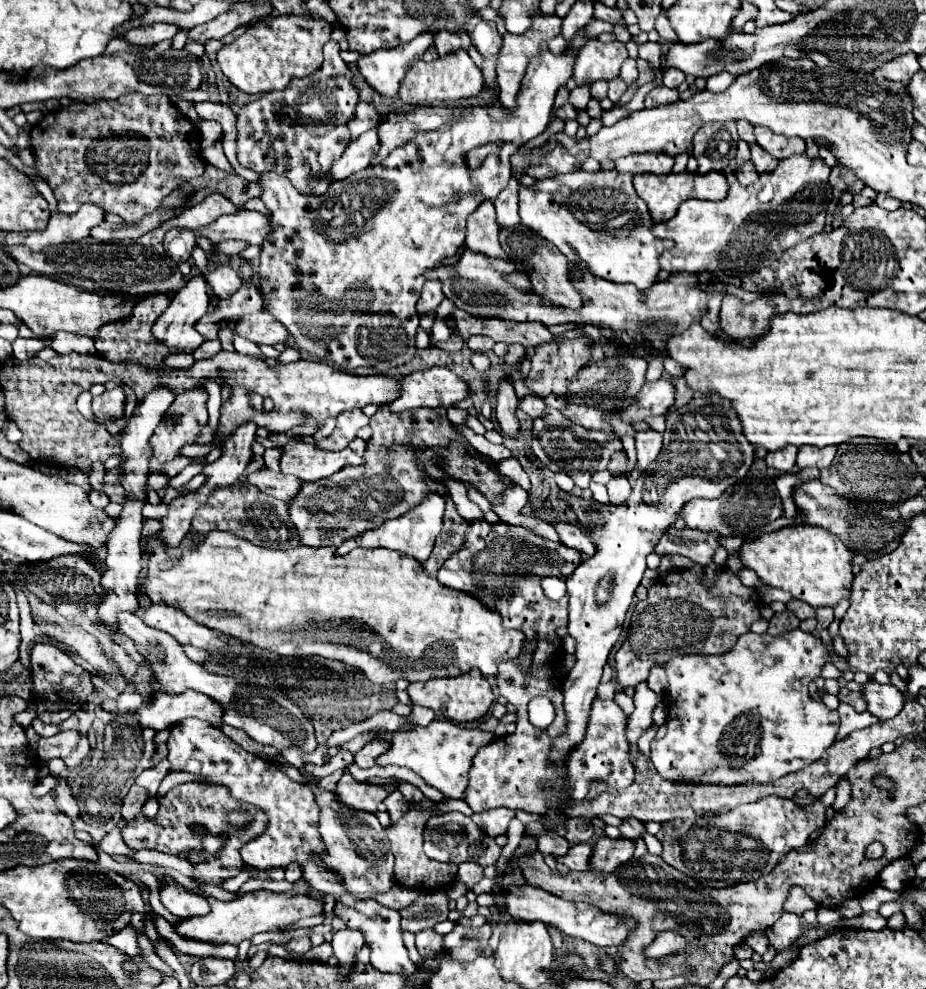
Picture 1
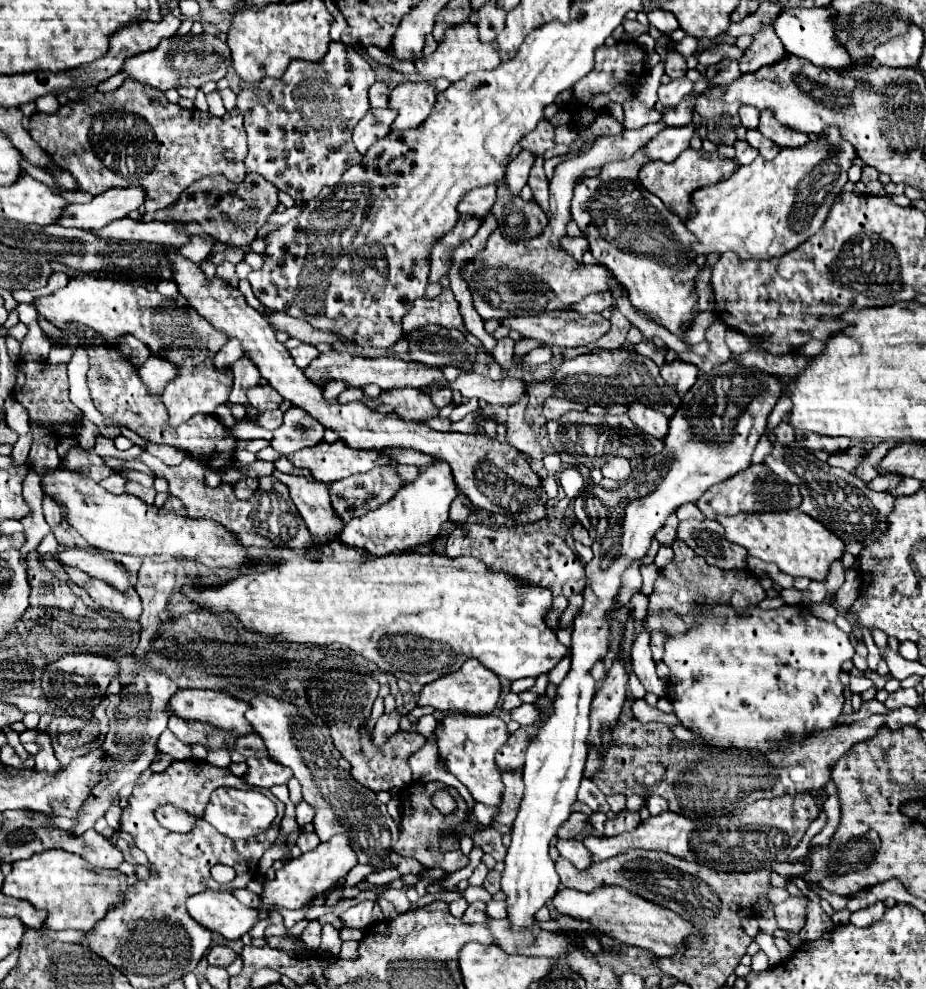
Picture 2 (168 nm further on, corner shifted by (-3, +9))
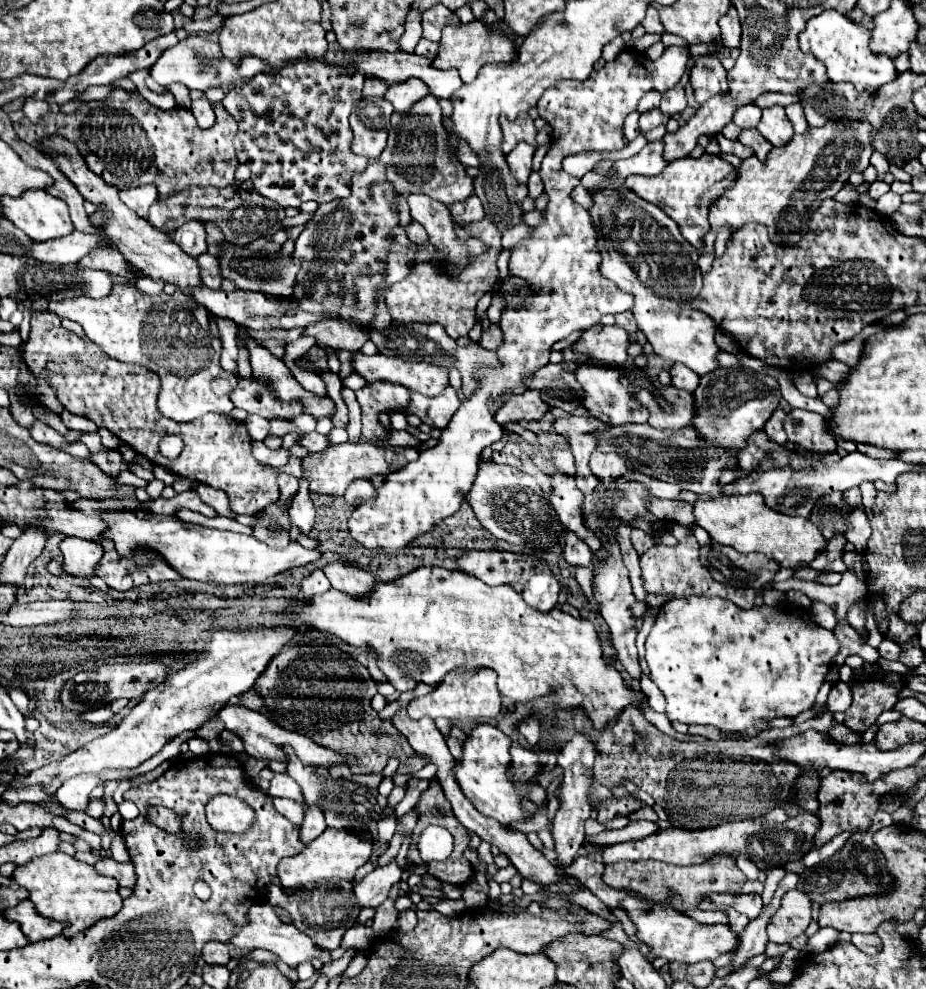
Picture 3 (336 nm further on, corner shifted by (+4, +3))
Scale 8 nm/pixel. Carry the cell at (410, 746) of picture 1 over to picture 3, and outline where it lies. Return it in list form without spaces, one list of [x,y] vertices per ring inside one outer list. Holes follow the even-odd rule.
[[[475,723],[471,733],[467,735],[467,739],[463,743],[463,757],[455,759],[455,765],[451,769],[453,775],[457,777],[457,783],[459,783],[461,791],[465,793],[465,797],[483,815],[497,819],[501,825],[507,825],[511,821],[523,821],[523,819],[529,817],[519,805],[521,797],[529,797],[539,807],[543,807],[547,803],[547,793],[545,793],[545,789],[541,785],[523,783],[521,787],[515,787],[505,777],[505,769],[507,769],[507,765],[511,761],[509,747],[511,747],[511,739],[505,733],[501,733],[497,727],[493,727],[489,723]]]

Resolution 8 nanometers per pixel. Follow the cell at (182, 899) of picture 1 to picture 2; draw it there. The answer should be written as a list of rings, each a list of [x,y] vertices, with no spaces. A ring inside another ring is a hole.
[[[210,889],[188,899],[188,913],[200,925],[224,935],[224,939],[240,939],[256,923],[270,917],[270,911],[250,909],[228,891]]]

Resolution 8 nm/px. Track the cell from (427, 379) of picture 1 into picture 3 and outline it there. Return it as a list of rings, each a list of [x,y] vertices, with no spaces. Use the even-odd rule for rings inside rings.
[[[527,389],[521,395],[505,393],[501,395],[501,405],[495,413],[499,425],[507,425],[511,421],[539,421],[547,413],[547,405],[539,399],[539,391]],[[527,395],[527,399],[523,399]]]

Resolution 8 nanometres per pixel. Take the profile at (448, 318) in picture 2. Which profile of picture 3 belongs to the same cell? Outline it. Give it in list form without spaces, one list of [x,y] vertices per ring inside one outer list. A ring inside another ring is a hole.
[[[485,219],[465,227],[465,231],[469,231],[473,237],[489,245],[489,251],[479,255],[455,281],[451,281],[451,275],[445,271],[445,267],[431,267],[431,263],[411,265],[411,273],[403,281],[391,285],[389,293],[385,295],[393,321],[401,325],[439,323],[445,327],[447,335],[453,339],[465,337],[473,329],[477,301],[495,285],[499,277],[497,257],[501,253],[501,235],[497,233],[497,229],[493,229],[493,223]]]

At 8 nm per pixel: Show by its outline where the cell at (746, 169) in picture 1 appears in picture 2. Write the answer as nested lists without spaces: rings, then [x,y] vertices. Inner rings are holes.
[[[736,141],[734,149],[736,149],[736,163],[738,165],[748,165],[758,157],[758,151],[748,141]]]

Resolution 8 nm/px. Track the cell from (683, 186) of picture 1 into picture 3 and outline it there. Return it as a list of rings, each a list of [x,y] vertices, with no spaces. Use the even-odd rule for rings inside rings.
[[[703,153],[699,159],[685,157],[669,161],[667,167],[653,177],[641,177],[641,175],[627,177],[625,183],[641,199],[665,209],[665,213],[669,213],[669,217],[673,217],[677,225],[681,225],[681,233],[685,233],[685,239],[699,249],[705,233],[709,231],[709,221],[707,221],[709,201],[713,201],[713,197],[719,197],[733,183],[733,177],[735,177],[735,167],[731,163],[727,163],[717,155]]]

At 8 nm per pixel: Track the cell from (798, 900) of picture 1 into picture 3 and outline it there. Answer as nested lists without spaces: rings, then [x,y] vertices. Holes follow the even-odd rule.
[[[739,855],[736,859],[737,866],[745,874],[746,878],[749,880],[756,880],[759,878],[760,870],[759,868],[745,855]]]

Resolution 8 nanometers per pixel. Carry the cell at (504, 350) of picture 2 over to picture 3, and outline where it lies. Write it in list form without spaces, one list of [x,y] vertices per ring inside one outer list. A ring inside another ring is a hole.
[[[491,325],[491,327],[489,327],[489,331],[485,331],[485,333],[483,333],[483,337],[481,337],[479,345],[481,345],[483,349],[495,351],[495,349],[497,349],[497,345],[501,345],[501,341],[503,341],[503,333],[501,333],[501,329],[499,329],[497,325]]]

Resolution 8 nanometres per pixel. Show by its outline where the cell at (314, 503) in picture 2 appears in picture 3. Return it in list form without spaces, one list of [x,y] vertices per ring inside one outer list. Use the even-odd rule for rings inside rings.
[[[335,559],[323,567],[323,573],[331,581],[331,587],[349,593],[353,597],[359,597],[361,593],[367,593],[375,579],[369,571],[357,567],[355,563],[349,563],[345,559]]]

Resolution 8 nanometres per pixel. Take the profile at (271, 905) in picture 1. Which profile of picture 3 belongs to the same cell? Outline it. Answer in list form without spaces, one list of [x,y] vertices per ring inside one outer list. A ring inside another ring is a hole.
[[[325,829],[325,833],[321,837],[317,837],[317,841],[309,843],[299,855],[287,857],[279,863],[277,877],[281,877],[281,889],[283,889],[283,893],[291,895],[291,893],[297,893],[299,889],[303,889],[305,885],[317,883],[317,881],[333,881],[333,879],[351,881],[355,871],[369,861],[371,847],[373,847],[371,839],[361,839],[343,829],[339,829],[339,831]]]

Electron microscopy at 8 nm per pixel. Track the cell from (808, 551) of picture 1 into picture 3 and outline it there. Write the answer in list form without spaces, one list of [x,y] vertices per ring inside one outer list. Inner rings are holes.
[[[759,493],[719,497],[707,501],[699,499],[693,505],[693,513],[697,525],[701,525],[713,541],[729,545],[739,553],[763,553],[777,561],[781,567],[799,569],[803,565],[809,565],[821,551],[827,549],[825,537],[809,519],[789,517],[767,509]]]

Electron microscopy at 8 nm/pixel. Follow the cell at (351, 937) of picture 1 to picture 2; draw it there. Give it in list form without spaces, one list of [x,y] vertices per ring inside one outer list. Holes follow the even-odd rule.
[[[366,899],[360,901],[358,905],[350,907],[344,915],[342,921],[346,923],[346,927],[356,927],[356,929],[364,929],[370,925],[370,917],[372,917],[372,909],[374,909],[376,901],[374,899]]]

